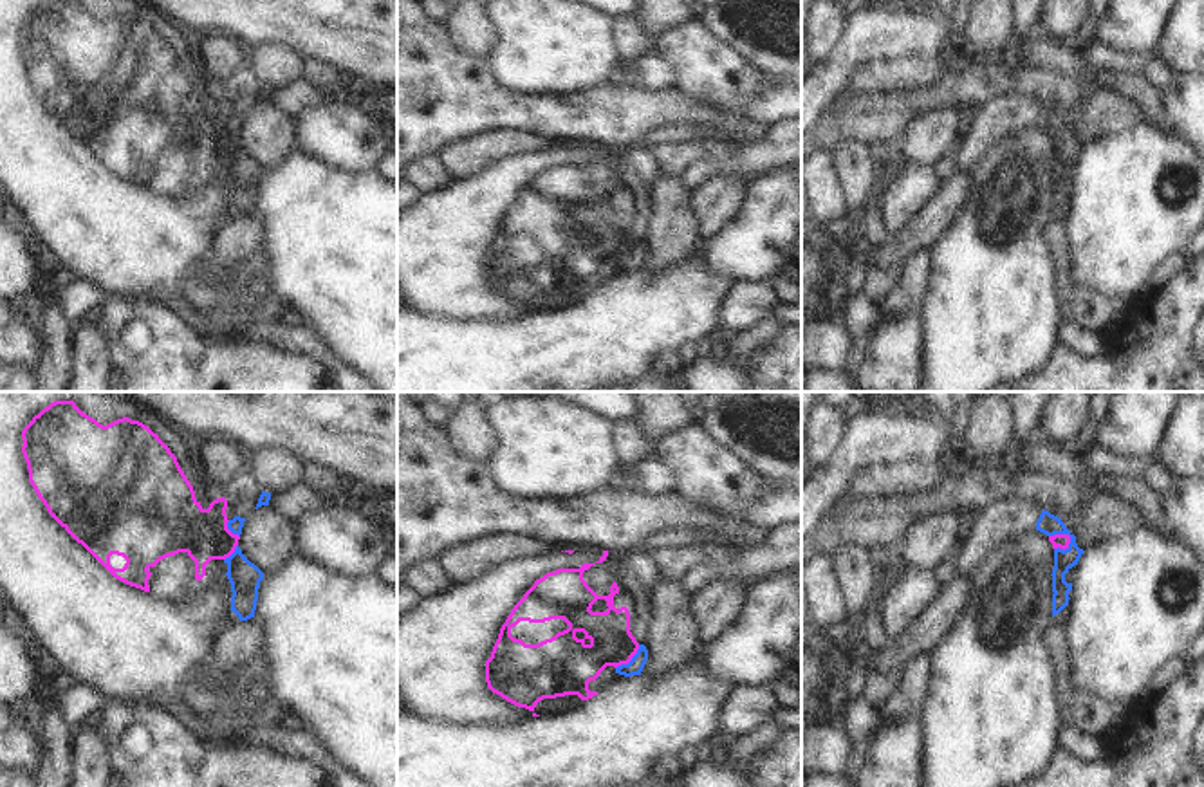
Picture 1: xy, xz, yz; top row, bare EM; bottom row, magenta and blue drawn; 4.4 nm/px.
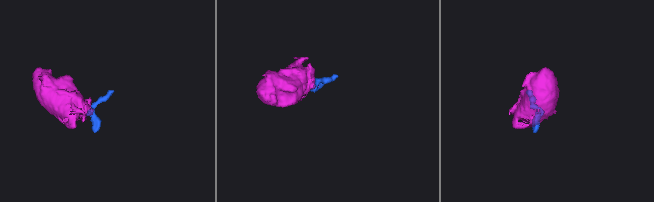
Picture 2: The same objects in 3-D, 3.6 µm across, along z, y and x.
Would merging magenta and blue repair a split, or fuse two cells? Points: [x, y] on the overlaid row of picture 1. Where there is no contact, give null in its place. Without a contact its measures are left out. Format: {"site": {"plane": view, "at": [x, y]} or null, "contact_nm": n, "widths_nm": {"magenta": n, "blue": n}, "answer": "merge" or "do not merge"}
{"site": {"plane": "yz", "at": [1065, 535]}, "contact_nm": 110, "widths_nm": {"magenta": 60, "blue": 90}, "answer": "do not merge"}

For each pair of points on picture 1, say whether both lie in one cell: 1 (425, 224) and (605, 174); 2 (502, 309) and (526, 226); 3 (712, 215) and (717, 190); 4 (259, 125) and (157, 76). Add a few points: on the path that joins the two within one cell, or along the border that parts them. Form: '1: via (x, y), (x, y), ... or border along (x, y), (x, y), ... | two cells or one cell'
1: via (470, 224), (544, 222), (560, 206) | one cell
2: via (502, 289), (513, 275), (513, 246) | one cell
3: via (713, 210), (717, 195) | one cell
4: border along (240, 132), (237, 139) | two cells

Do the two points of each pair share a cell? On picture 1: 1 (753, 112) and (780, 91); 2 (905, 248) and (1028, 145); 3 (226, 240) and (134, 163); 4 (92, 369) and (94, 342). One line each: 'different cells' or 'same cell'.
1: same cell
2: different cells
3: different cells
4: same cell

